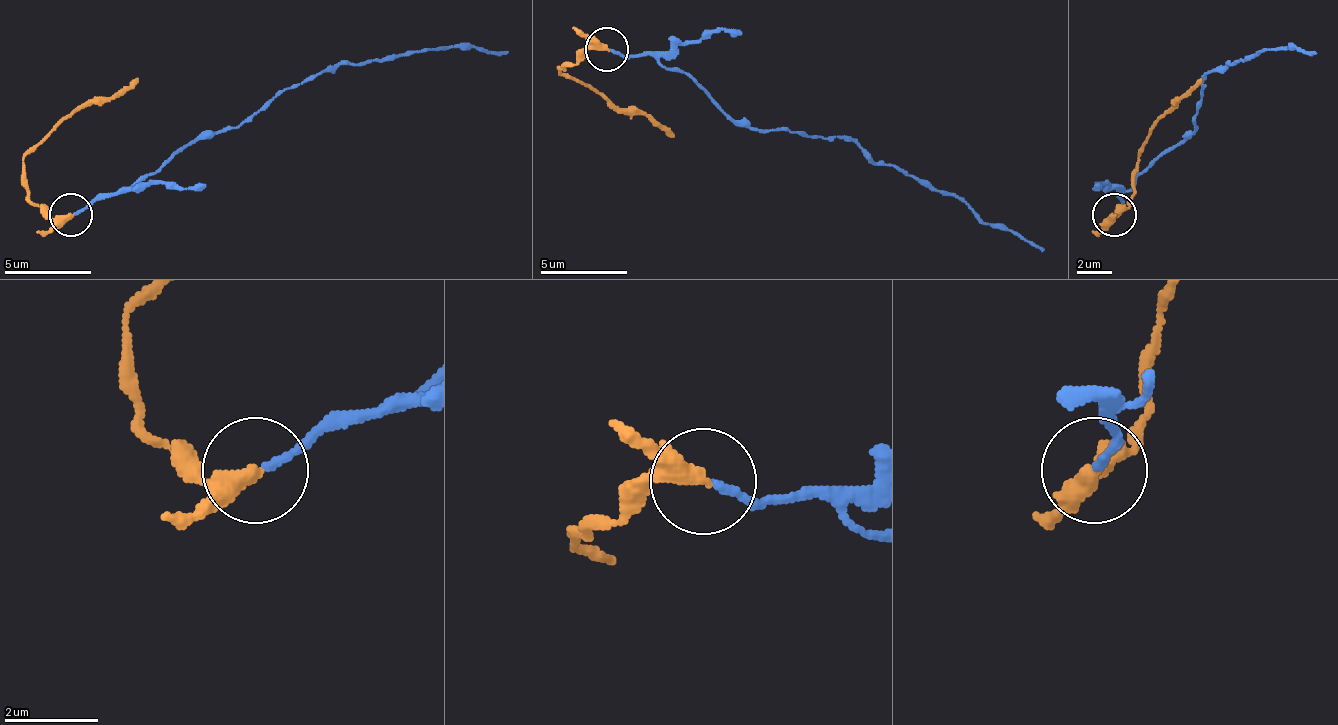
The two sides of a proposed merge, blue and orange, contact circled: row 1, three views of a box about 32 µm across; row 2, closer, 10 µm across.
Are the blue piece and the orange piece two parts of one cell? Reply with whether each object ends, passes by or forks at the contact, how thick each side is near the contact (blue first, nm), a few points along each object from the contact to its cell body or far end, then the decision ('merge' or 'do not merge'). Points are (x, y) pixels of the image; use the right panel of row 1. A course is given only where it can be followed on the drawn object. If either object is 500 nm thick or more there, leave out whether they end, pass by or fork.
blue ends | orange passes by | 150/280 nm | blue via (1115, 214), (1120, 196), (1194, 131), (1207, 74), (1268, 48), (1316, 52) | orange via (1115, 214), (1115, 218), (1133, 200), (1137, 161), (1163, 118), (1202, 79) | do not merge

